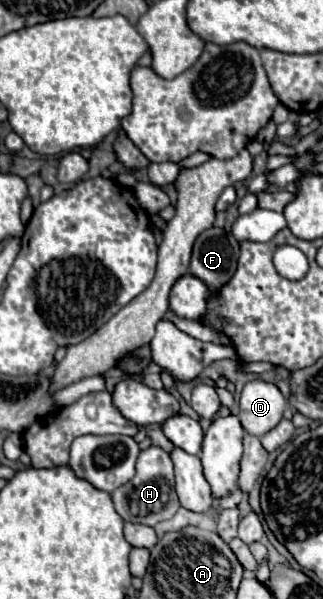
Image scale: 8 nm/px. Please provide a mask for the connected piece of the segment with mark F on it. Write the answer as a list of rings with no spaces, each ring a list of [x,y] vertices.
[[[210,227],[202,231],[194,243],[190,275],[198,277],[208,291],[218,297],[222,285],[234,275],[238,255],[240,247],[234,235],[220,227]]]

